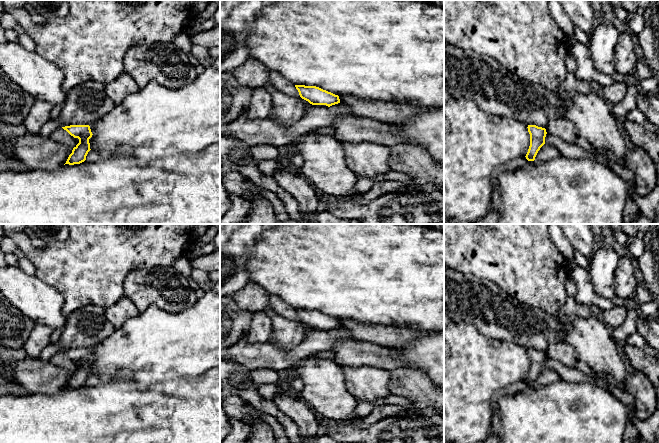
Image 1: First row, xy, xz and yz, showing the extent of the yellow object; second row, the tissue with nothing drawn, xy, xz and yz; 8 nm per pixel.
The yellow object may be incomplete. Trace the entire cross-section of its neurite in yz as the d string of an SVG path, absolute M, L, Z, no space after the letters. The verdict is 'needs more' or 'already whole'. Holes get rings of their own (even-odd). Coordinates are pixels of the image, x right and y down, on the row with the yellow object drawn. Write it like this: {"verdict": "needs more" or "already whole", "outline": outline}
{"verdict": "already whole", "outline": "M528 125L528 132L530 134L530 146L526 154L528 161L534 161L540 148L545 144L546 129L536 125Z"}

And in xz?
{"verdict": "already whole", "outline": "M295 85L302 99L312 105L326 105L328 107L340 103L338 95L316 86Z"}

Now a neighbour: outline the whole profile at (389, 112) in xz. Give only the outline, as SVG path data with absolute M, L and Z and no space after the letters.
M341 95L339 99L340 103L350 107L356 116L392 124L405 122L413 116L430 110L428 106L412 106L397 102L368 100L349 95Z

